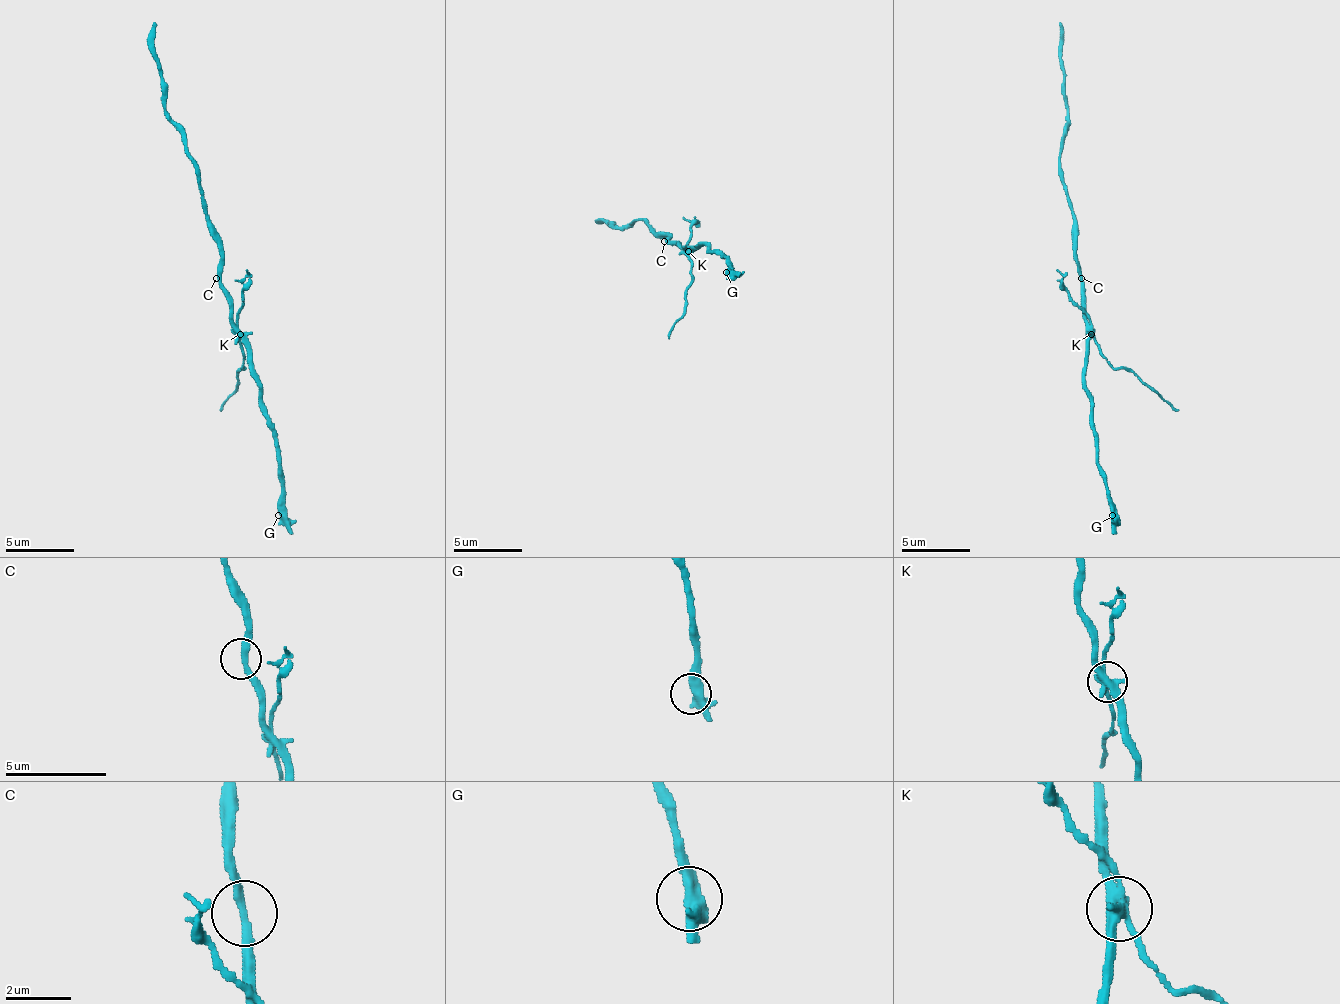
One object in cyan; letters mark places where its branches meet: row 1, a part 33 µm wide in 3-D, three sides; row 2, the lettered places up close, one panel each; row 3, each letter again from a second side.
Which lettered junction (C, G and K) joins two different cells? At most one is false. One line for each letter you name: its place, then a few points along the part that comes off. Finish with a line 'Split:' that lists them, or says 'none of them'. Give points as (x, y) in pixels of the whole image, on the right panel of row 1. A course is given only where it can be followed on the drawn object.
K: at (1091, 334); foreign part runs (1092, 333), (1116, 367), (1133, 371), (1178, 412)
Split: K

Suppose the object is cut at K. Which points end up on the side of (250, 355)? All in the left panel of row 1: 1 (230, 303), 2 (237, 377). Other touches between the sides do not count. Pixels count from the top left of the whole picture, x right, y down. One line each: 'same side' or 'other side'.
1: same side
2: other side

